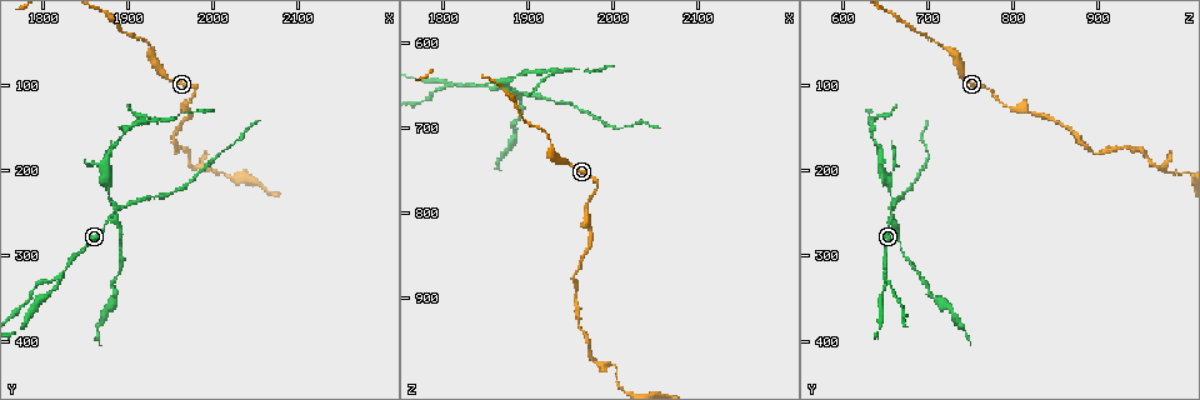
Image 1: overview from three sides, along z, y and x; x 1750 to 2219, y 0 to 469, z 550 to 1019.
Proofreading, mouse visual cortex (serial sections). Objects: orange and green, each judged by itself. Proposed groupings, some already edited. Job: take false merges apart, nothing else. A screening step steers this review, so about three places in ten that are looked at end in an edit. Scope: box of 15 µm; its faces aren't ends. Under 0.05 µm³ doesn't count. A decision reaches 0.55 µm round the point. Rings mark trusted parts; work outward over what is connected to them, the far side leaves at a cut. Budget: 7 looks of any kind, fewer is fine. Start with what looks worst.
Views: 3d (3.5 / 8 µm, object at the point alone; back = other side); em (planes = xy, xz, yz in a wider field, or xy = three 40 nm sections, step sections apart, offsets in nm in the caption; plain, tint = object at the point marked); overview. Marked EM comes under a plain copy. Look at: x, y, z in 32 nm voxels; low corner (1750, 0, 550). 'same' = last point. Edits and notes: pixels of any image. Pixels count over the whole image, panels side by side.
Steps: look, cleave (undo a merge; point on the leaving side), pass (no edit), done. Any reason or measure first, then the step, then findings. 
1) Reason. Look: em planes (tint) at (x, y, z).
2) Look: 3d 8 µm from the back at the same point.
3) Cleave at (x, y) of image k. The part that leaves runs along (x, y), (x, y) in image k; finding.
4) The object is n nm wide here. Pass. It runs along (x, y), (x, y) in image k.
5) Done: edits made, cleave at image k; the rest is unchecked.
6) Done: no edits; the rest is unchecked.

Branch point. Look: em xy step 1 (tint) at (1825, 320, 650).

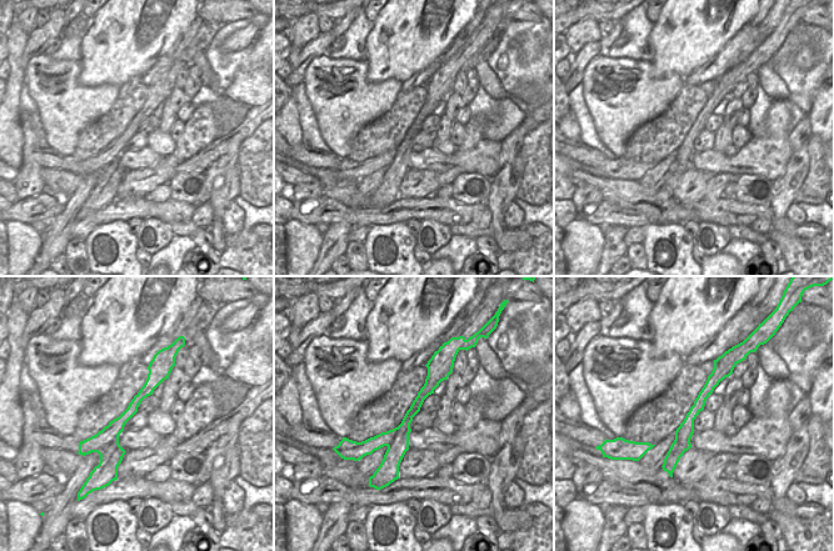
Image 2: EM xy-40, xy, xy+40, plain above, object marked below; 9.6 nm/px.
Wider look. Look: 3d 3.5 µm at the same point.

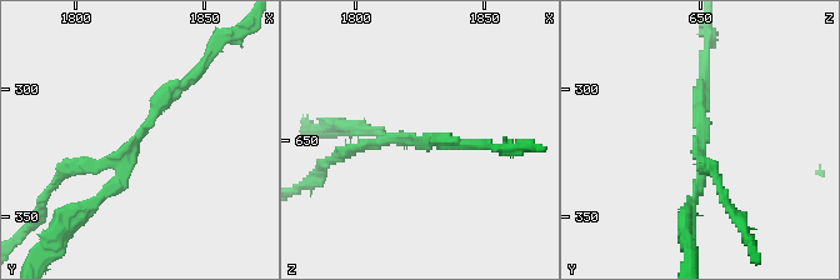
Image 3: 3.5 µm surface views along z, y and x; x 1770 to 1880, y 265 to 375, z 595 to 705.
The arms are 150, 150, 150 nm wide. Cleave at (70, 168) of image 3. A border runs along (118, 437), (95, 451) in image 2; two cells meet here.

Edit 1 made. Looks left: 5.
Look: overview.

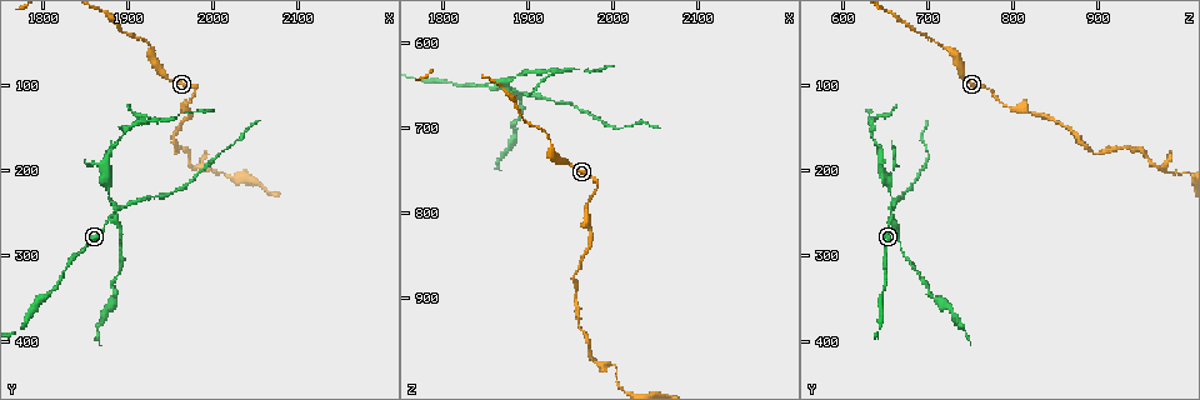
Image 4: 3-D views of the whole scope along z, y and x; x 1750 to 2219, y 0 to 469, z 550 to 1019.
Abrupt turn. Look: 3d 3.5 µm at (1890, 260, 660).

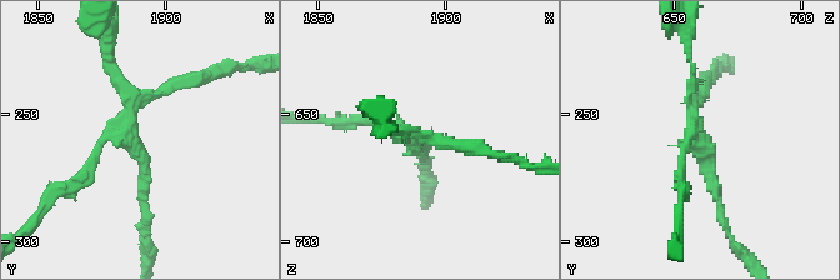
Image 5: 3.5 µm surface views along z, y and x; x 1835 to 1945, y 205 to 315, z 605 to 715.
4 arms meet here; the arms are 100, 150, 150, 150 nm wide; shape alone is not enough. Look: em xy step 2 (tint) at (1888, 261, 659).

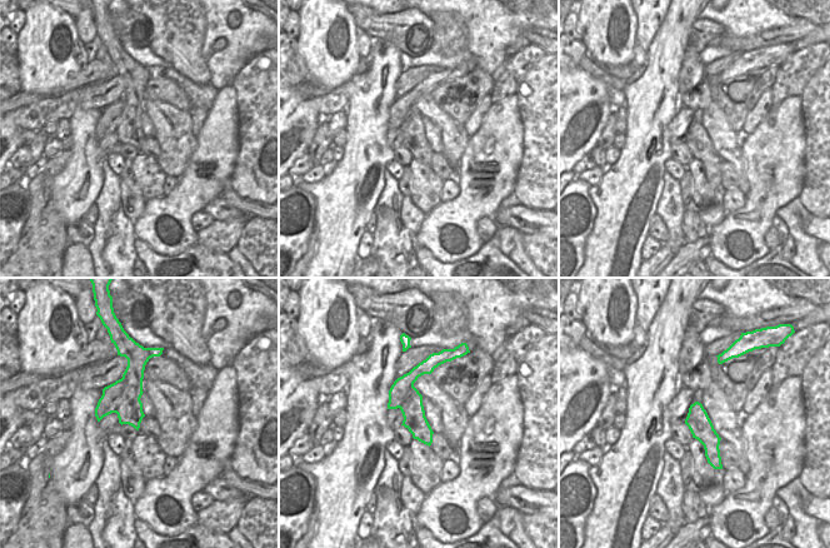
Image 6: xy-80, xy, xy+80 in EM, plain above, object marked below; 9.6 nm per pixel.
Cleave at (710, 171) of image 5. The part that leaves runs along (689, 101), (691, 90), (689, 33) in image 5; two cells meet here.

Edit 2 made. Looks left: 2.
Done: edits made, cleave at image 3, cleave at image 5; the rest is unchecked.

